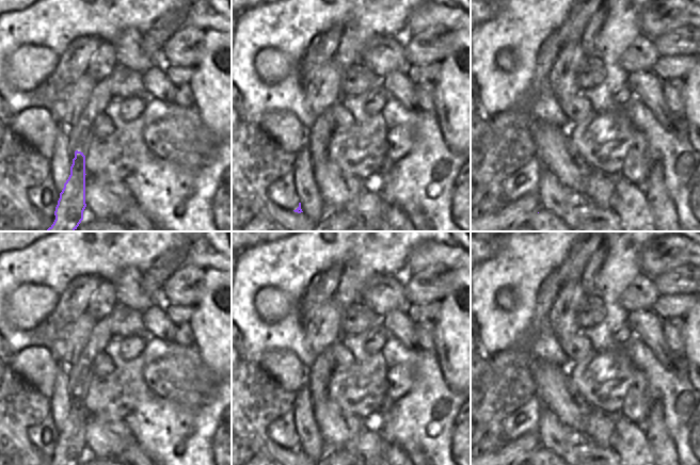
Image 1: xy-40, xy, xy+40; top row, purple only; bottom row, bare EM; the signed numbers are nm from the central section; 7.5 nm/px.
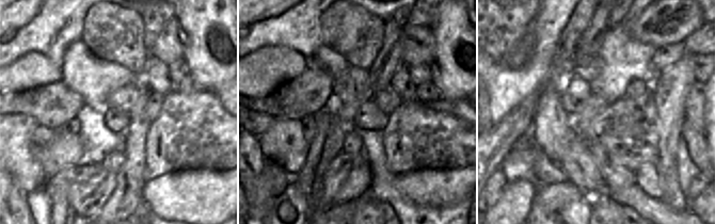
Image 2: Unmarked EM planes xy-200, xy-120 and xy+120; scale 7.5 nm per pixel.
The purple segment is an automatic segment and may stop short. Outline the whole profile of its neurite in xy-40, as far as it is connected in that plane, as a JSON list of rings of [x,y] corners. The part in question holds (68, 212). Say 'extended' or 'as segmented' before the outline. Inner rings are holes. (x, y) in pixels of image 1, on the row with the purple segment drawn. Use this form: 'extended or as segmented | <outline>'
extended | [[[111,79],[97,83],[90,100],[70,132],[68,151],[73,164],[70,175],[60,193],[55,207],[55,220],[46,231],[75,231],[83,220],[85,204],[85,155],[82,153],[92,137],[96,117],[104,113],[113,97]]]

